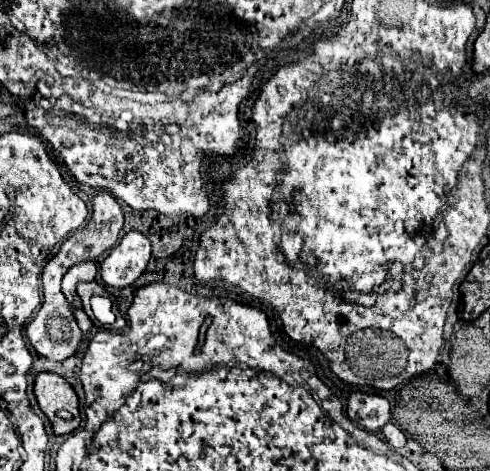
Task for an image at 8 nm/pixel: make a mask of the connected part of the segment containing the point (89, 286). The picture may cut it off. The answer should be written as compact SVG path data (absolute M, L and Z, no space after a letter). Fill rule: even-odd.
M84 281L84 283L78 283L78 295L80 295L82 303L84 303L86 315L88 315L94 323L98 323L96 317L92 315L92 309L90 309L90 297L92 297L92 295L108 295L106 287L100 285L100 283L96 283L96 281Z

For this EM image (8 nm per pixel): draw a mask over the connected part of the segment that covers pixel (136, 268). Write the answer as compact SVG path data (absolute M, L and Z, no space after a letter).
M130 231L100 263L100 275L108 287L128 287L144 273L150 257L150 239L140 231Z

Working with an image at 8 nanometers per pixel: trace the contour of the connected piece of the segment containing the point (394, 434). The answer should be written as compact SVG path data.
M386 423L382 427L382 433L384 433L388 445L392 445L394 449L402 449L406 445L406 435L398 427L394 427L394 423Z

